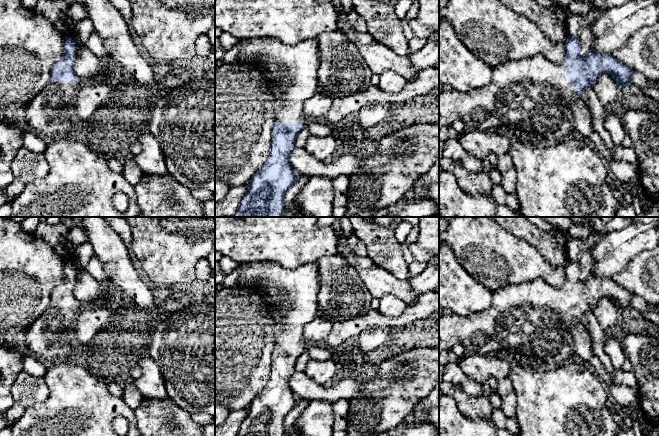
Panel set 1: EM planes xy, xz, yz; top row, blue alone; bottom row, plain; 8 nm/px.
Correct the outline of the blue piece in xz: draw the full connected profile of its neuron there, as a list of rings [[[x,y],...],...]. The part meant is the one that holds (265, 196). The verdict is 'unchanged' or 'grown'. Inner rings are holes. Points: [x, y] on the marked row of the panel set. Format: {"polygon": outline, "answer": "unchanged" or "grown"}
{"polygon": [[[316,38],[303,40],[294,46],[277,39],[249,39],[241,41],[237,62],[253,64],[263,70],[264,78],[273,84],[275,122],[272,128],[272,146],[266,162],[249,182],[236,213],[232,217],[283,217],[284,195],[297,180],[290,164],[290,155],[296,148],[296,137],[305,127],[303,108],[318,88],[320,55]]], "answer": "grown"}

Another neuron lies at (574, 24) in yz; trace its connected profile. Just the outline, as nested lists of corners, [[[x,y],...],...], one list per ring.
[[[590,9],[586,15],[572,15],[566,19],[566,29],[568,36],[577,36],[584,26],[592,26],[603,14],[603,9]]]

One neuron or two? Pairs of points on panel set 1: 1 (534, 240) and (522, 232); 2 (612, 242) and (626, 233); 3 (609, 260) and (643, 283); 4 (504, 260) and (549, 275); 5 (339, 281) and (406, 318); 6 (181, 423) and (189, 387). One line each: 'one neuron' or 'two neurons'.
1: one neuron
2: one neuron
3: two neurons
4: one neuron
5: two neurons
6: two neurons

